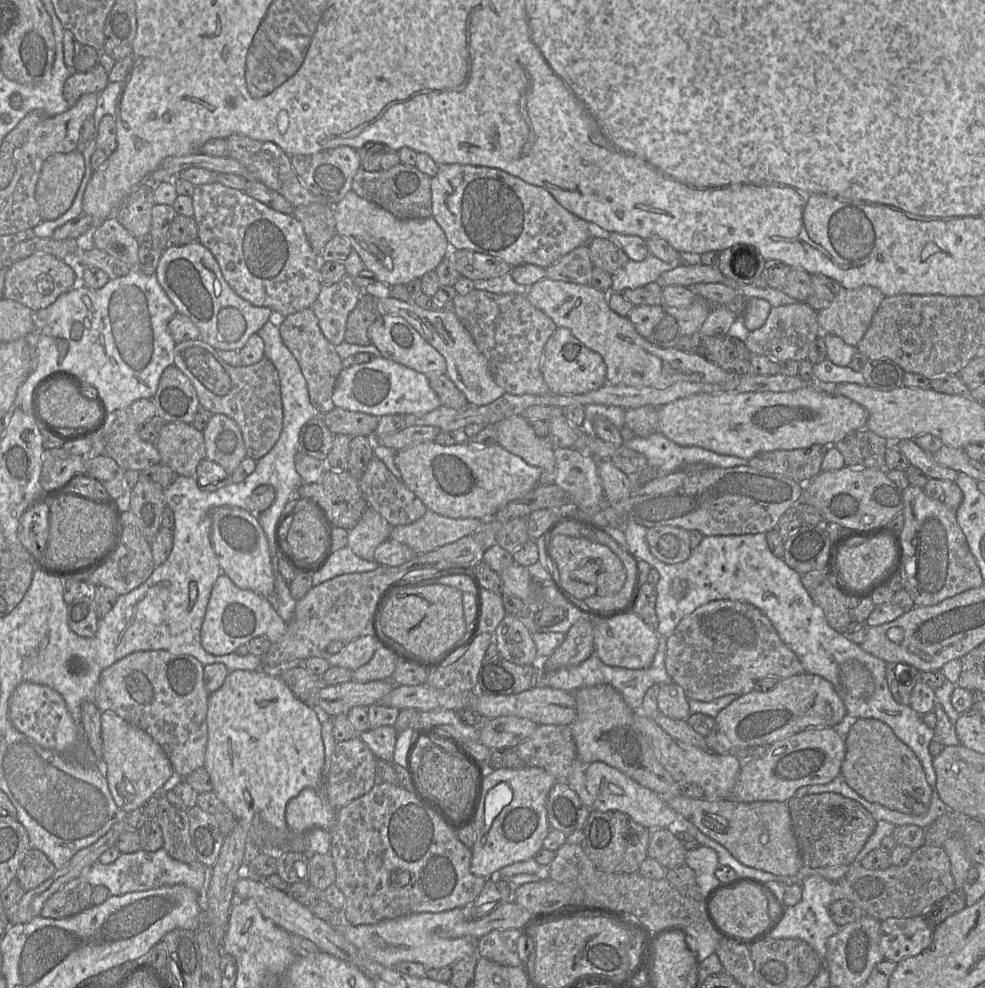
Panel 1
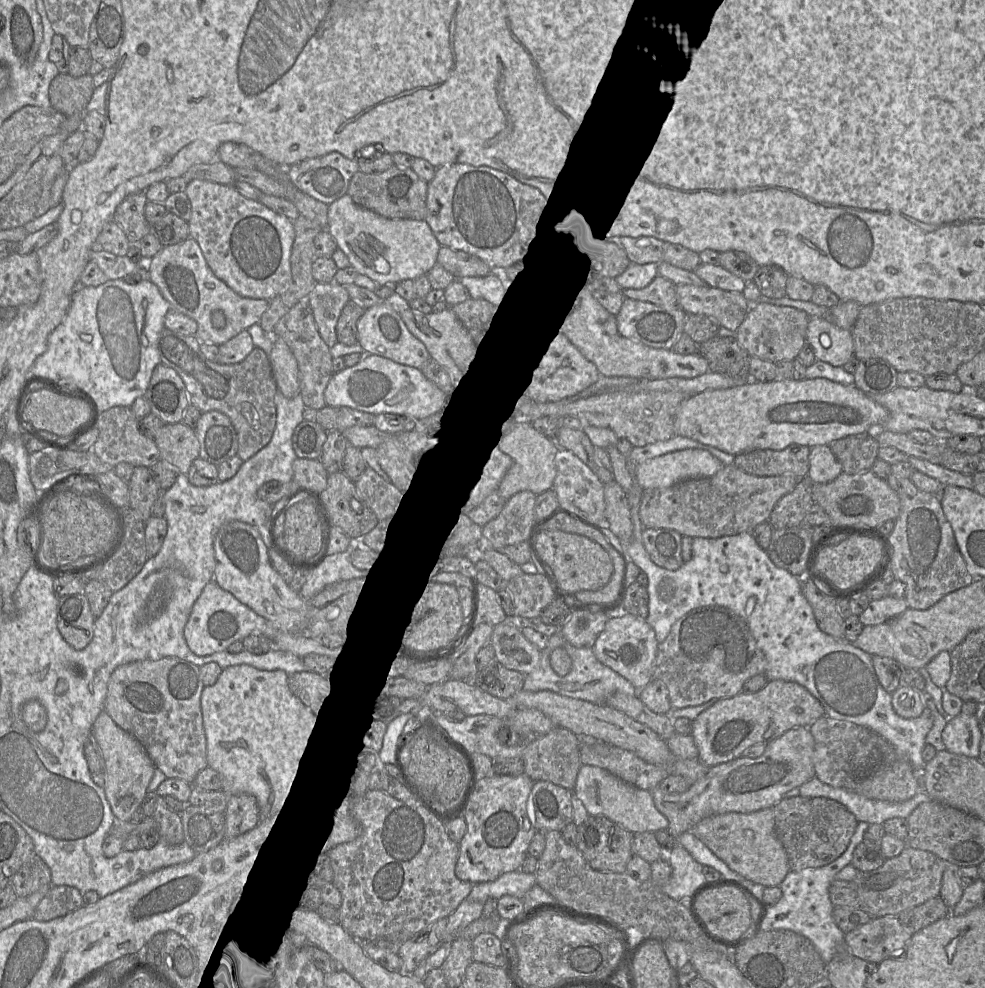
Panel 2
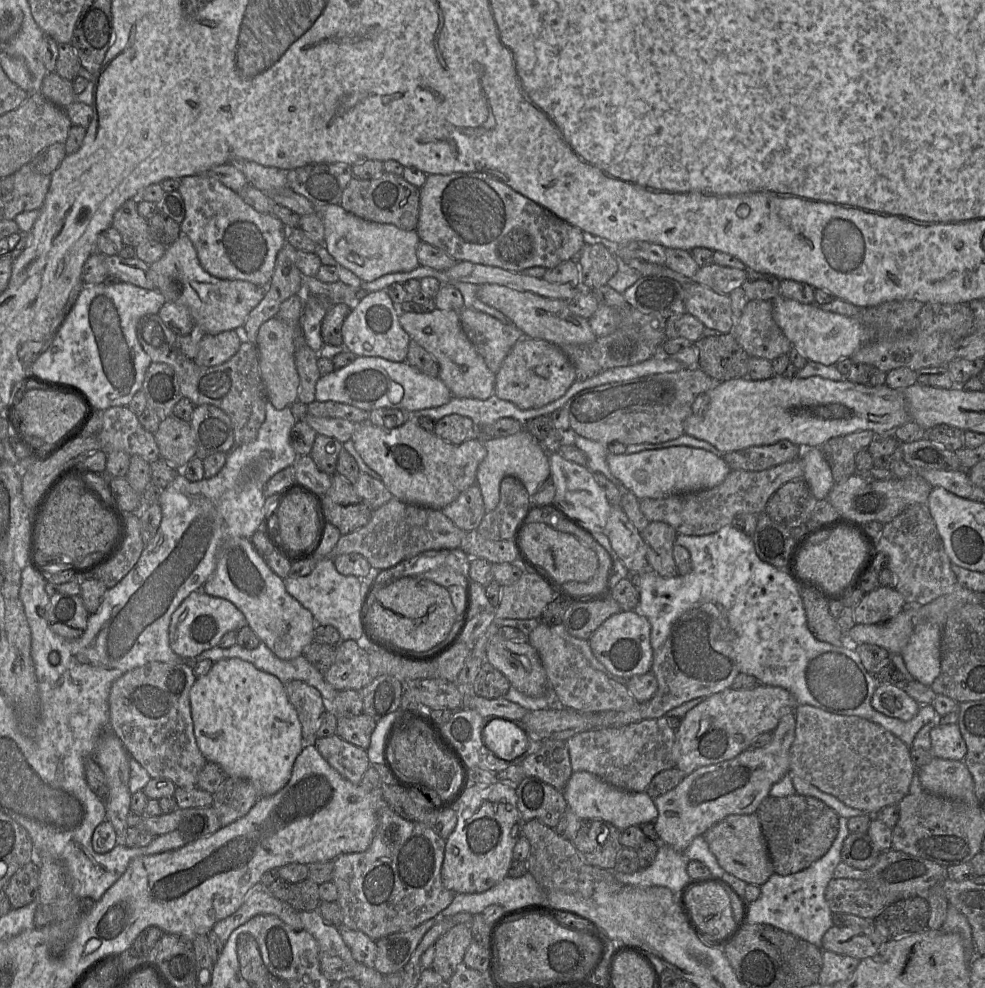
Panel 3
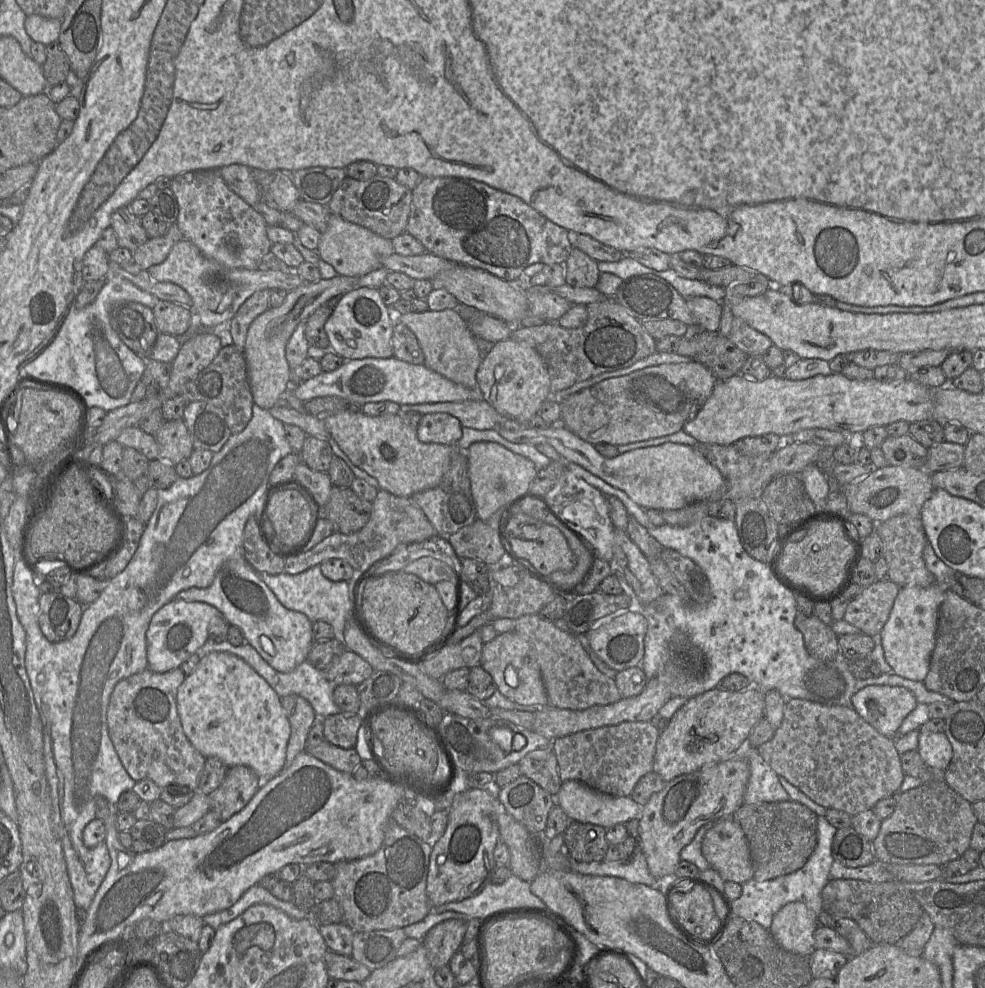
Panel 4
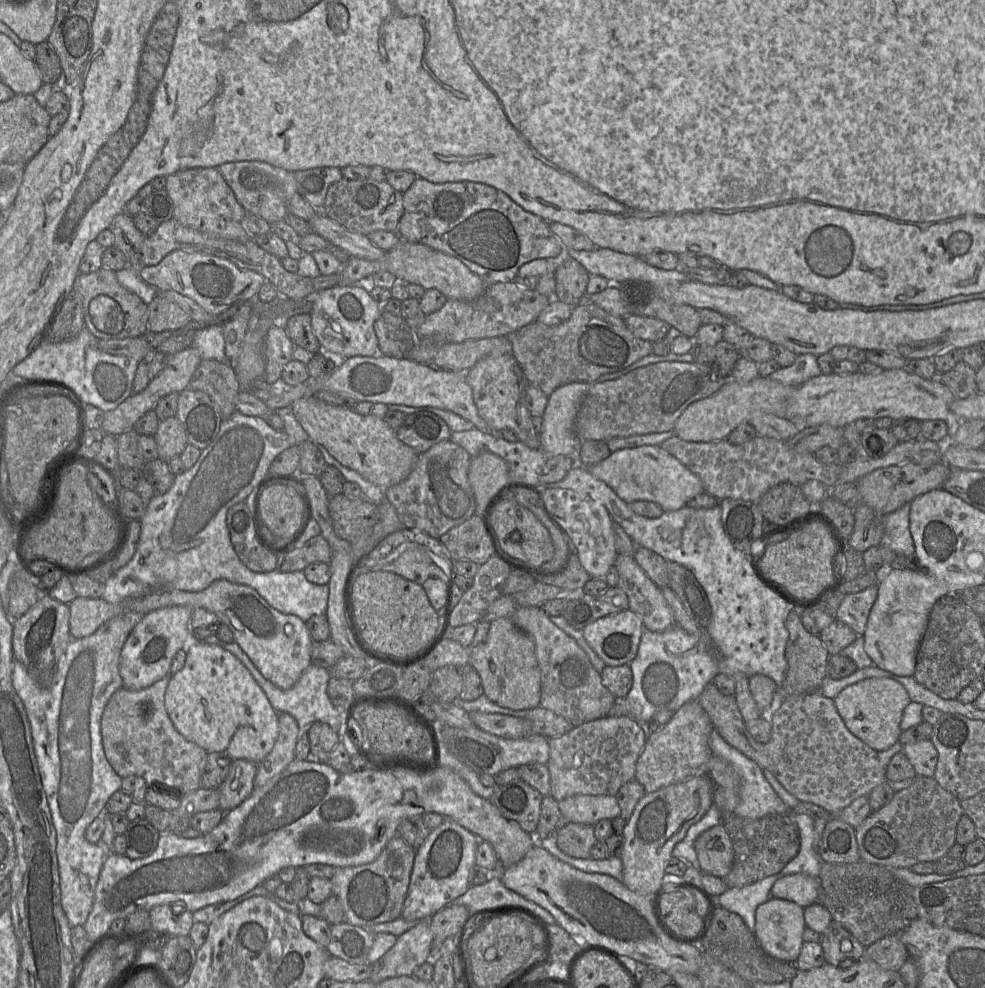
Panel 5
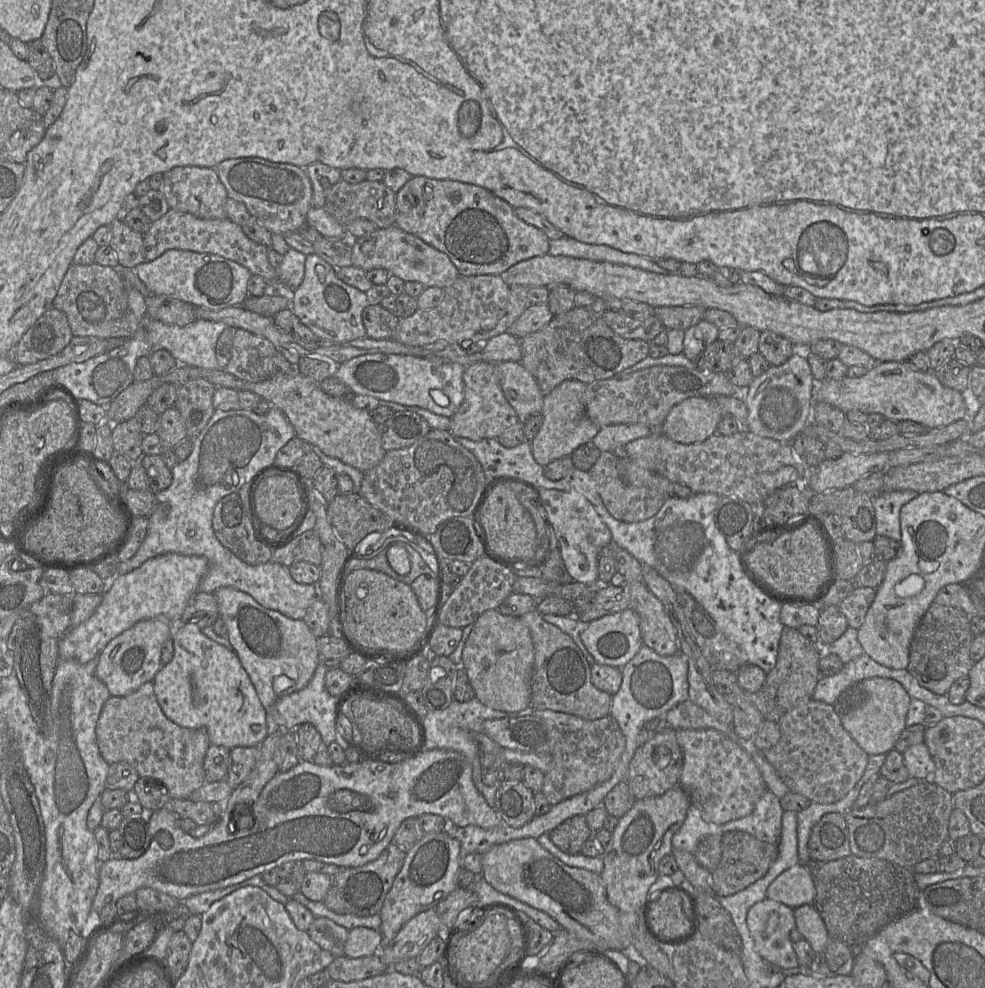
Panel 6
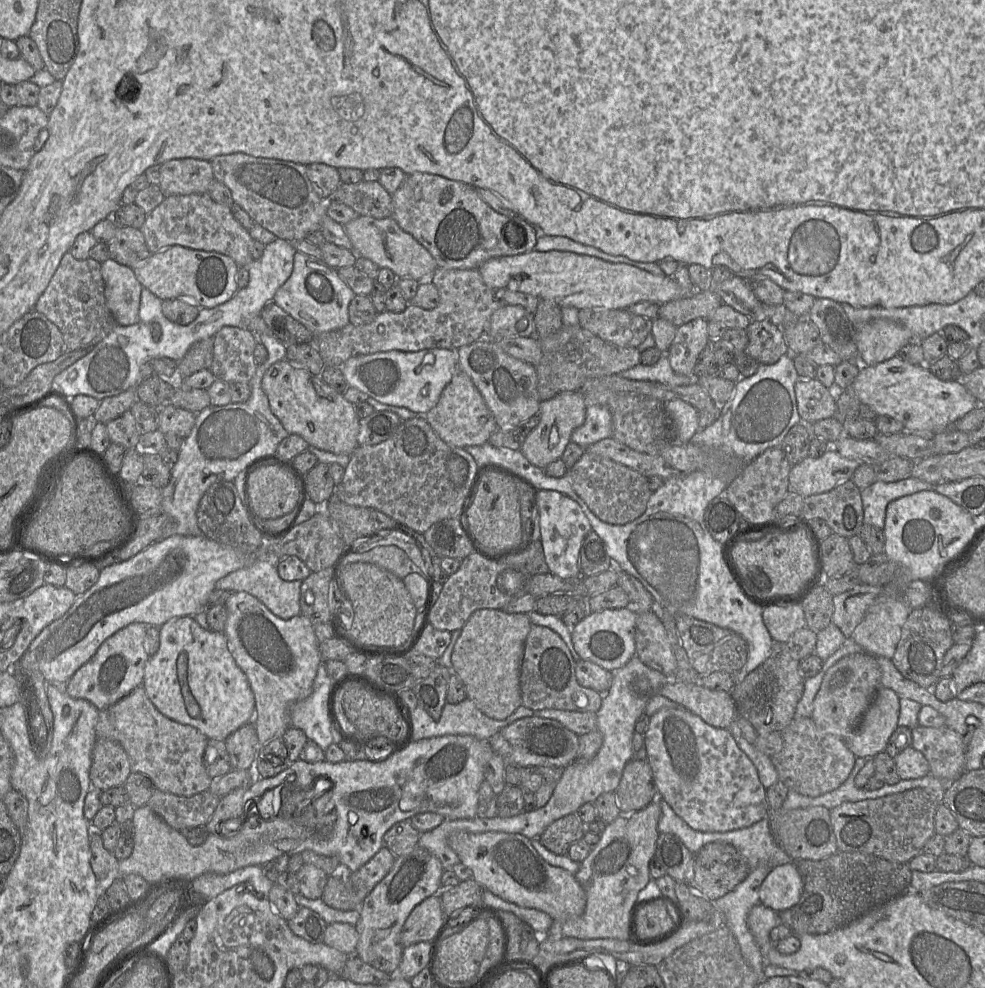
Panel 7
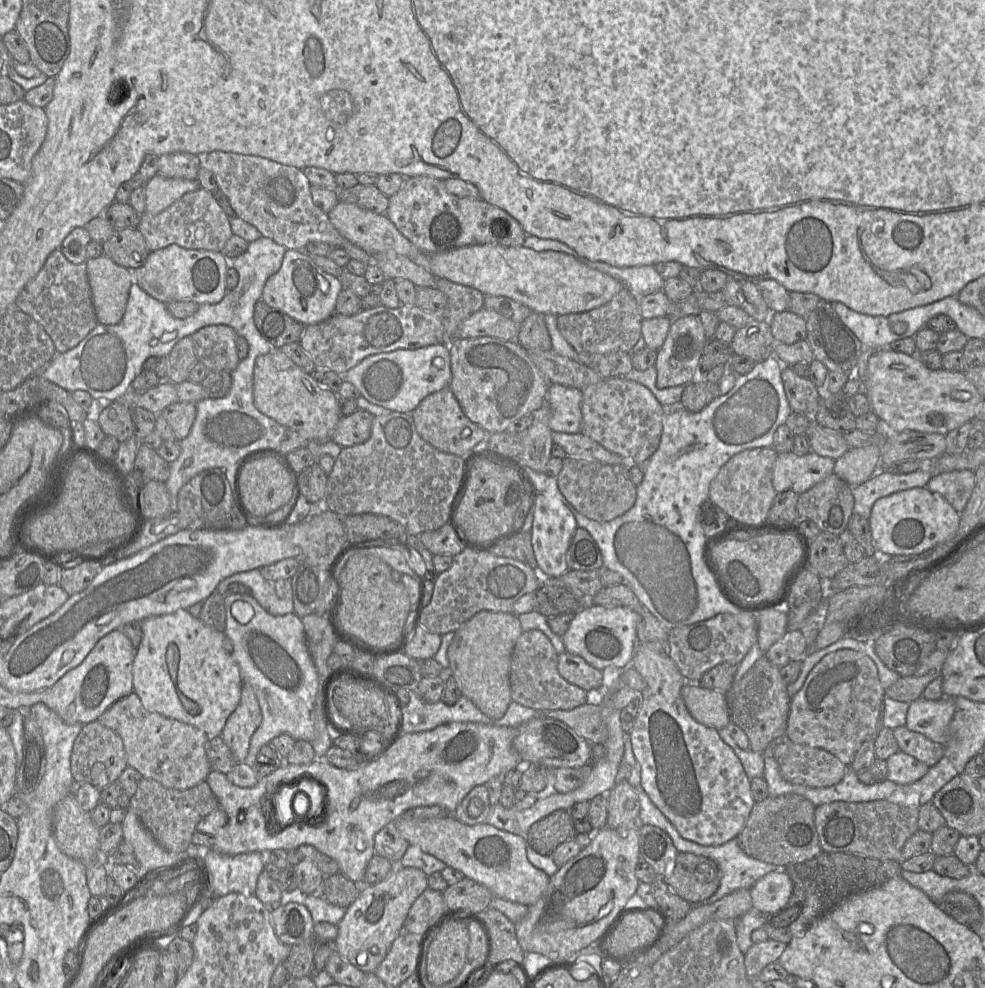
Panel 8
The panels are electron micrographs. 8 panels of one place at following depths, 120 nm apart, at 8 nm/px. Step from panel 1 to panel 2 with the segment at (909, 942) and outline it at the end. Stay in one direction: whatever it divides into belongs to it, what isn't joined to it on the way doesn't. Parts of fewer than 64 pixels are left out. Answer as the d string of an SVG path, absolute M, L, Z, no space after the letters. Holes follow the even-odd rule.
M897 916L873 918L868 924L845 934L846 952L867 962L880 964L888 958L900 956L914 933L916 932L911 932L906 928Z

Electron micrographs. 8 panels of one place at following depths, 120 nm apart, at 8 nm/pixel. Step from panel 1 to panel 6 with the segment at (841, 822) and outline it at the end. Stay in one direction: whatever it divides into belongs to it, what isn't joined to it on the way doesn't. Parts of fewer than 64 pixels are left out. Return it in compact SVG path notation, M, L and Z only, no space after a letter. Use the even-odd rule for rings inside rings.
M742 831L726 832L721 838L722 855L719 865L711 872L711 892L715 896L733 895L765 876L778 857L778 842L761 841Z

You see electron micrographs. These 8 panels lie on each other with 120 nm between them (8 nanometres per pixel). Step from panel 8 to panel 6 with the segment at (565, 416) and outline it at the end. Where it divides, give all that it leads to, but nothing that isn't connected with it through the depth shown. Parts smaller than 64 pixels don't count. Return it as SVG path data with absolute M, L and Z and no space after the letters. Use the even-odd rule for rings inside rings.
M616 424L601 427L592 443L600 451L620 452L629 442L654 434L642 424Z

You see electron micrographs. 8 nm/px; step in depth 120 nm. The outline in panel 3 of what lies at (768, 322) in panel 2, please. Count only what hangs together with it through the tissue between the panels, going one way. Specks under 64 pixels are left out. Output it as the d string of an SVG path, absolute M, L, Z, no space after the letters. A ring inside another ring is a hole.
M749 300L739 316L732 333L750 357L772 361L793 348L775 322L773 309L771 300Z

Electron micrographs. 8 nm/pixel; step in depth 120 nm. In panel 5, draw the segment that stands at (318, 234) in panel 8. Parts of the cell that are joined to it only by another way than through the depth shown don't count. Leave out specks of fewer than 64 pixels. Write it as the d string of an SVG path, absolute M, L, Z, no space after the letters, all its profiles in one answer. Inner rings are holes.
M262 161L228 162L217 167L236 199L247 213L259 216L269 223L283 220L288 214L288 202L298 193L294 172Z

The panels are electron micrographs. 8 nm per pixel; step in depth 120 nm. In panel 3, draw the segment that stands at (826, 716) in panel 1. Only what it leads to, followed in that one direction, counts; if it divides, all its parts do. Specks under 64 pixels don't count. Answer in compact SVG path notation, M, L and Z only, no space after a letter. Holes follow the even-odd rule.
M758 684L747 690L727 689L705 698L681 719L675 732L673 755L676 767L689 775L698 768L735 758L761 734L772 733L780 719L798 706L786 689Z

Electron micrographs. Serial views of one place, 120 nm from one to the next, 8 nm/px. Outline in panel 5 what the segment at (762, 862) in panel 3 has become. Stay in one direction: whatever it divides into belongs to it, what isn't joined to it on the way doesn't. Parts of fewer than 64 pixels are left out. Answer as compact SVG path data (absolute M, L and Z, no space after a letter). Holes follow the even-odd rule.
M724 824L716 825L699 835L694 848L702 873L724 878L734 859L733 845Z

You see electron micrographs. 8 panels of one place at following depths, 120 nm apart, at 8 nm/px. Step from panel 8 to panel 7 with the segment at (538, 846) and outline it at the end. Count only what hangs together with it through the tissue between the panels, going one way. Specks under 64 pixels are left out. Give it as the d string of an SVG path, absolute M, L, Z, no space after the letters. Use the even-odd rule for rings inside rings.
M573 813L552 822L538 837L541 844L557 855L567 855L570 846L582 840L586 825Z

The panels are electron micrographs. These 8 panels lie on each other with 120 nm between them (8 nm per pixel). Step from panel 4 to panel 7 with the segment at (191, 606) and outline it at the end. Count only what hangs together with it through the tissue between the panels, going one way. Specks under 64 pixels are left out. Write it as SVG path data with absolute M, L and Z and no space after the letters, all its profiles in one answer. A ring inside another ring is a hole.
M132 623L106 639L95 655L65 683L66 693L72 698L89 701L100 711L141 686L150 657L144 648L147 626L153 625Z

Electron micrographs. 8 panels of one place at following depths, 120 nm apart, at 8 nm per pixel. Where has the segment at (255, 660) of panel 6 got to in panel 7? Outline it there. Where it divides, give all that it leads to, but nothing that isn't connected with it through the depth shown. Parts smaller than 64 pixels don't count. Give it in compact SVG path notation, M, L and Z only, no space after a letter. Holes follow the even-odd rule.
M233 593L225 603L227 621L223 634L227 647L243 671L255 697L256 729L259 747L272 739L282 738L290 726L290 709L312 693L317 669L322 663L314 625L302 614L289 619L274 615L255 596Z

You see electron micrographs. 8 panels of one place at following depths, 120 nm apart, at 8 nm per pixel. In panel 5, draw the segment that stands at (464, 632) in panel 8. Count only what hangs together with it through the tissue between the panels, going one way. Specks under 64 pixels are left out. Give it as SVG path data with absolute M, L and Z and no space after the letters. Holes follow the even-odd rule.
M498 618L490 622L486 639L470 647L469 664L481 678L484 695L495 704L512 710L527 710L539 706L541 677L534 642L510 618Z

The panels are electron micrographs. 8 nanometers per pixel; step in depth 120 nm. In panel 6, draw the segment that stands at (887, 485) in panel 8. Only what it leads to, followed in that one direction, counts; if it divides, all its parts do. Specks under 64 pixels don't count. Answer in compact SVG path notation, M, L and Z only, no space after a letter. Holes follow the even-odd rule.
M912 490L881 492L872 496L876 516L876 533L895 541L901 540L901 508L916 498L918 492Z

